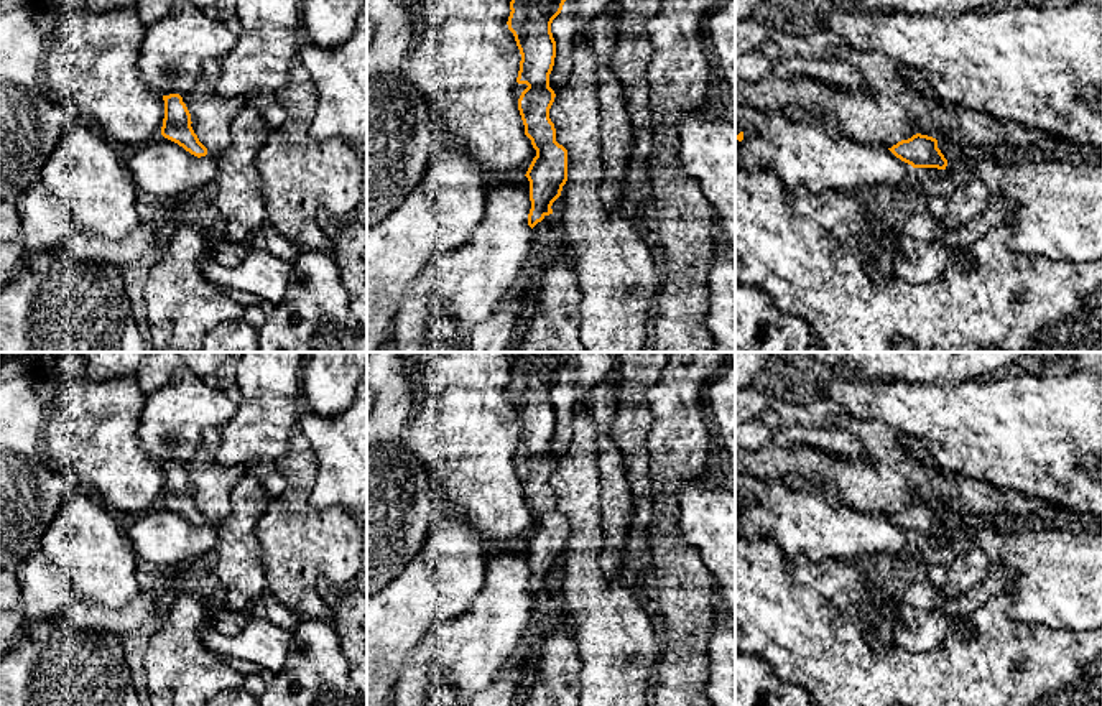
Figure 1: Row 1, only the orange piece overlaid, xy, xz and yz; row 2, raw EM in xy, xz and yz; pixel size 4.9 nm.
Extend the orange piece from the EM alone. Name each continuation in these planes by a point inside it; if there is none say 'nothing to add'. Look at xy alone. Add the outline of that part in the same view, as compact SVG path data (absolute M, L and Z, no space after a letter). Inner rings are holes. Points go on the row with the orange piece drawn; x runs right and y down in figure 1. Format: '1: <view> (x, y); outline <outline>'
nothing to add

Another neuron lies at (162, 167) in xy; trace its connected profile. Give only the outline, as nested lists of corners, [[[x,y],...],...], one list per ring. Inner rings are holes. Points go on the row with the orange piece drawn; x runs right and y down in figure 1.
[[[163,135],[127,151],[125,163],[138,189],[163,199],[209,191],[217,176],[217,155],[197,158]]]

